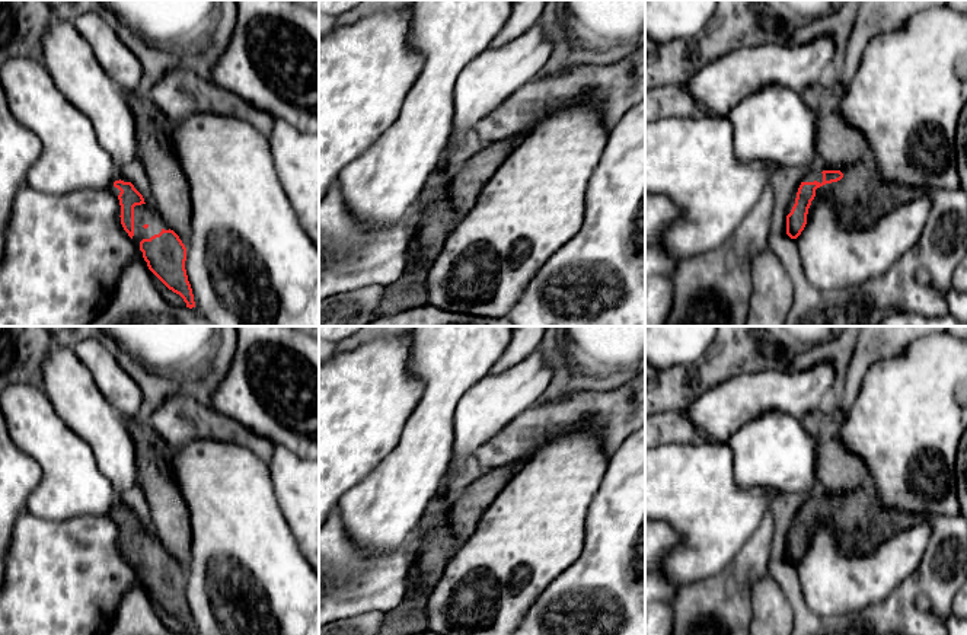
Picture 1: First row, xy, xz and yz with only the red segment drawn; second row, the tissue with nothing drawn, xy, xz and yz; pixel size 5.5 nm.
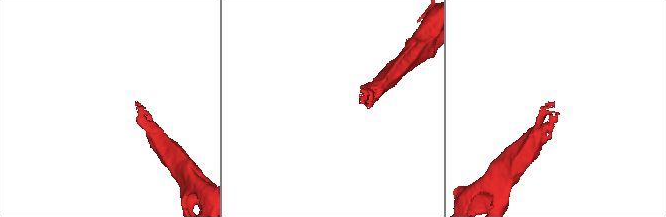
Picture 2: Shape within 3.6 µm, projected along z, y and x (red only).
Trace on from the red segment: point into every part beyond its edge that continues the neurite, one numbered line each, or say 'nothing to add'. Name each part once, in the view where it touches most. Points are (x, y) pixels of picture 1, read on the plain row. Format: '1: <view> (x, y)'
1: yz (861, 523)

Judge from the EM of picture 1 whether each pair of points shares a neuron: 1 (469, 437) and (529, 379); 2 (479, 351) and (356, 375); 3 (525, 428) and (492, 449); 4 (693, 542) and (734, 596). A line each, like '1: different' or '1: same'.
1: same
2: different
3: same
4: different

